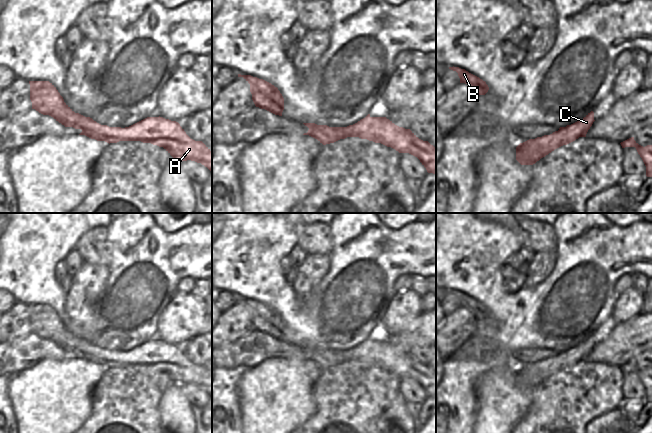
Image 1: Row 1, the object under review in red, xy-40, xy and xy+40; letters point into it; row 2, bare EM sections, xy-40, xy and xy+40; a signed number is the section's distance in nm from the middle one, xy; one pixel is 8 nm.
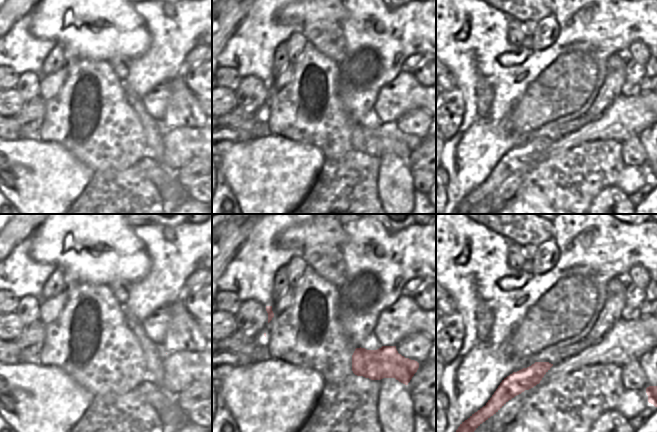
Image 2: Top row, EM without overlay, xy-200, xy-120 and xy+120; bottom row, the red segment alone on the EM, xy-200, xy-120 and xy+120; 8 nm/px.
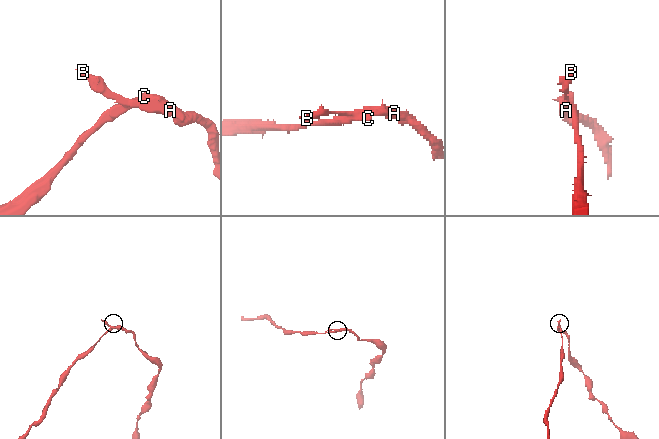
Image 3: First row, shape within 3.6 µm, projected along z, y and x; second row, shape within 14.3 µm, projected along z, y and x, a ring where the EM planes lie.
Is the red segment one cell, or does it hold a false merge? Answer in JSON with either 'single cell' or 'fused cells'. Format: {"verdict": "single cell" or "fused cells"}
{"verdict": "fused cells"}

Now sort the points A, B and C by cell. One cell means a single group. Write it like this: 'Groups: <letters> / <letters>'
Groups: A B / C

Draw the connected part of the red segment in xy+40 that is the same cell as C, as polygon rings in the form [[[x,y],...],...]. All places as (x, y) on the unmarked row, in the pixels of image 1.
[[[591,335],[583,343],[567,349],[555,359],[544,359],[520,367],[516,371],[516,384],[521,389],[533,389],[555,373],[567,369],[579,361],[586,361],[594,345],[594,336]]]

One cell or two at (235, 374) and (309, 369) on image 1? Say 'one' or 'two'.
two

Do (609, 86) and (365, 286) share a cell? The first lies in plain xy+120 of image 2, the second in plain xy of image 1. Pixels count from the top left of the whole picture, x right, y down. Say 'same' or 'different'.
different

